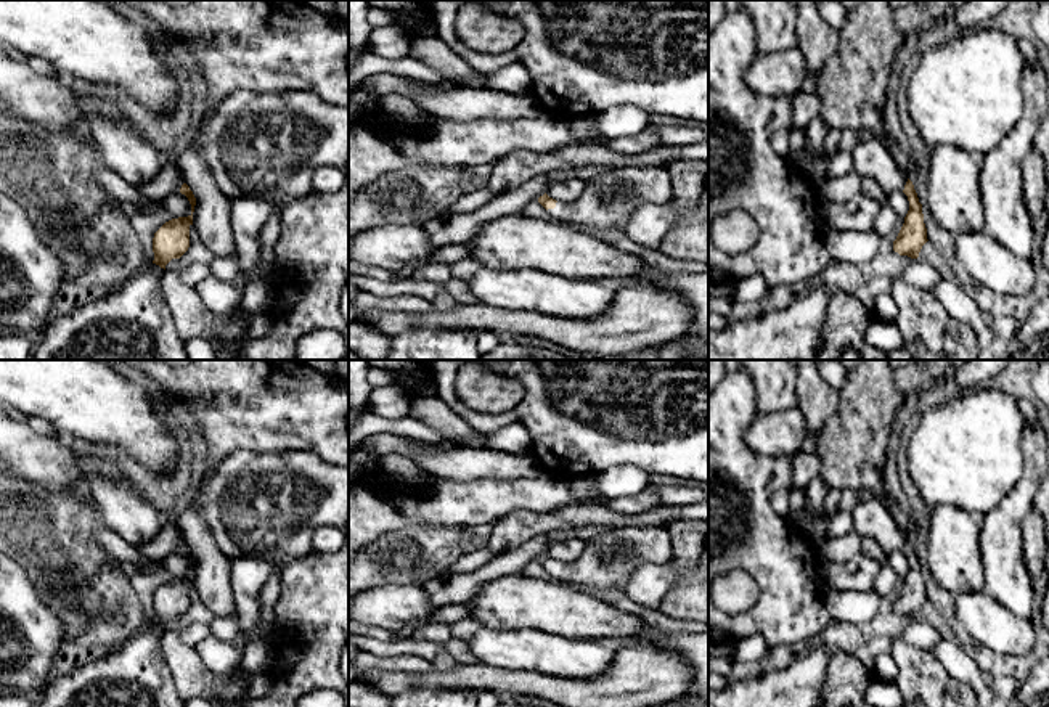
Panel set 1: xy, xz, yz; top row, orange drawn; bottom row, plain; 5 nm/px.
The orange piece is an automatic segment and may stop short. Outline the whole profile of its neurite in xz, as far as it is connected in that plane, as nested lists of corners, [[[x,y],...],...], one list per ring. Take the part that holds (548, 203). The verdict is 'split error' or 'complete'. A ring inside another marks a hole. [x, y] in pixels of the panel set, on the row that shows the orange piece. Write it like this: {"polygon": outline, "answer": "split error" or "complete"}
{"polygon": [[[663,166],[617,167],[586,182],[575,202],[561,202],[546,193],[538,202],[553,220],[591,225],[604,230],[622,223],[644,202],[667,204],[671,196],[670,174]]], "answer": "split error"}

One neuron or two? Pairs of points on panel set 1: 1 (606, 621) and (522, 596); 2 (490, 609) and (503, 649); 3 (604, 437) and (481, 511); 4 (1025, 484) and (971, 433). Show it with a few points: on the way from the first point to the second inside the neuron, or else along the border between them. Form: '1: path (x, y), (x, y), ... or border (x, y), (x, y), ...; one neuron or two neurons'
1: path (585, 617), (543, 604); one neuron
2: border (481, 625), (490, 629), (535, 629); two neurons
3: border (545, 471), (566, 479); two neurons
4: border (1022, 441), (1022, 476), (995, 506); two neurons

